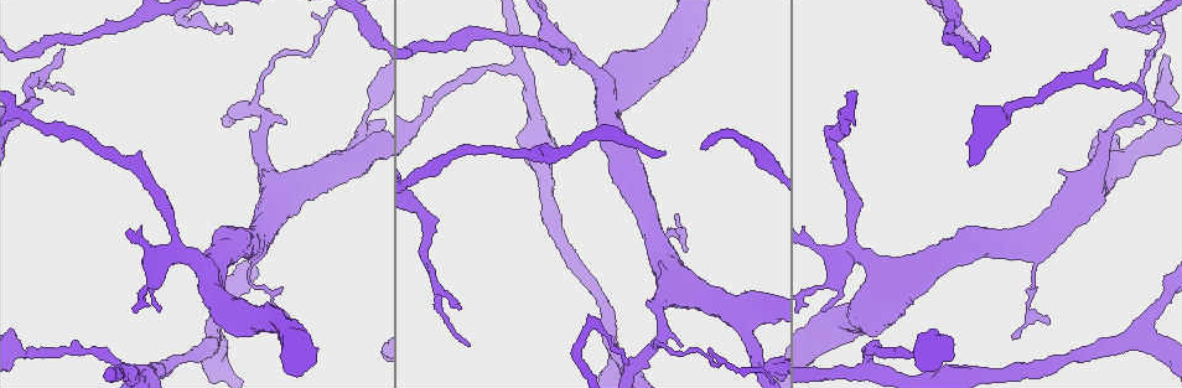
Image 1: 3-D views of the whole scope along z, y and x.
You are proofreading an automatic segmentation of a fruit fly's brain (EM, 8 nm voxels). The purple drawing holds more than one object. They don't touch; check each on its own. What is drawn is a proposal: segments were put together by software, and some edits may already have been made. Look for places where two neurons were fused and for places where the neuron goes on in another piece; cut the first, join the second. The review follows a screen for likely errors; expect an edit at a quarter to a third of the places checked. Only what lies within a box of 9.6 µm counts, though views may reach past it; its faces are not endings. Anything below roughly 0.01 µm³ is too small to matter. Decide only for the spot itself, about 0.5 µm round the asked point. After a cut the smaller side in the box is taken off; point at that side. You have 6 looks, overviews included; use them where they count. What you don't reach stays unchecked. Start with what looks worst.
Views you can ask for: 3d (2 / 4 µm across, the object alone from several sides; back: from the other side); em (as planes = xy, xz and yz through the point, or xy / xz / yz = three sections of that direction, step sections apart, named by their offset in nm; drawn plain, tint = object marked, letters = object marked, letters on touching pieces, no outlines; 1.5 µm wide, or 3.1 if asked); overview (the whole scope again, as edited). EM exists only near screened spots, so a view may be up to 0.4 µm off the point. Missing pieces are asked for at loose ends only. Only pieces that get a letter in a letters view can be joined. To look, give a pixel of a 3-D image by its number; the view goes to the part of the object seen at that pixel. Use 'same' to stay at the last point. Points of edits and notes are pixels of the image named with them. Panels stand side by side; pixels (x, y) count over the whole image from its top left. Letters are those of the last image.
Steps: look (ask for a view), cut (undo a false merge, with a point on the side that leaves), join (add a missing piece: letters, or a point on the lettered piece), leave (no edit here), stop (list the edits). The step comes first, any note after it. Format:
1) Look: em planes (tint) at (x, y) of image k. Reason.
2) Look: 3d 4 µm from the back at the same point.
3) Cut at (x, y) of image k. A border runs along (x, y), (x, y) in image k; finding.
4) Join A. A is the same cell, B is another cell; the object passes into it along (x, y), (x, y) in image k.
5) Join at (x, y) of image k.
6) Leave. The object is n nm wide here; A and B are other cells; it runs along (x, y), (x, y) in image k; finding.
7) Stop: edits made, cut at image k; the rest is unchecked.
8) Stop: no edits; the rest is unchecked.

Look: 3d 4 µm at (1160, 30) of image 1. Thin end.

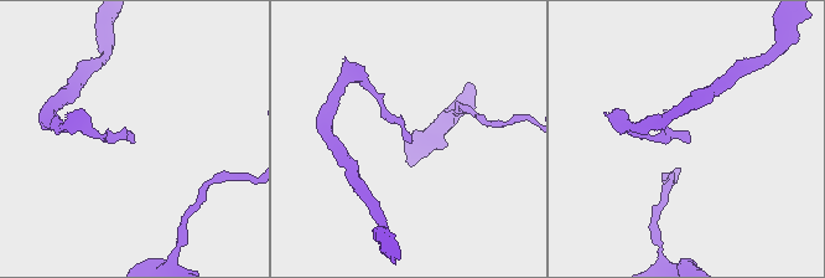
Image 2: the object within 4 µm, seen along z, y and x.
Look: em xz step 8 (plain) at (134, 140) of image 2.

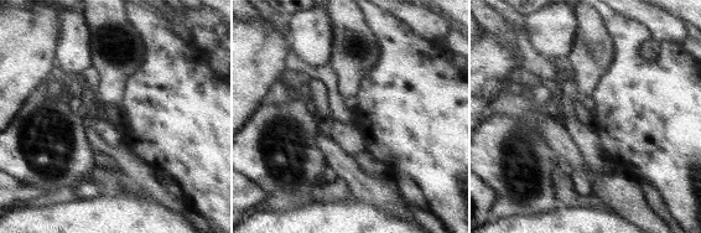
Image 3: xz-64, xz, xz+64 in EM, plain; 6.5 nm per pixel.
Look: em xz step 8 (letters) at the same point. What lies round it.

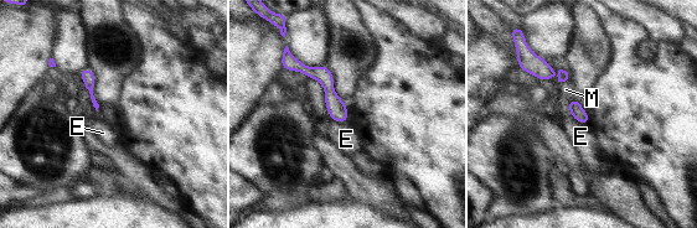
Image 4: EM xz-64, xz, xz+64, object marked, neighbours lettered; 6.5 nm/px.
Leave. E and M are other cells; a border runs along (569, 115), (579, 123), (588, 125) in image 4; none of them fits.

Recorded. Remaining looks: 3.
Look: em planes (tint) at (675, 216) of image 1. Tapers out.

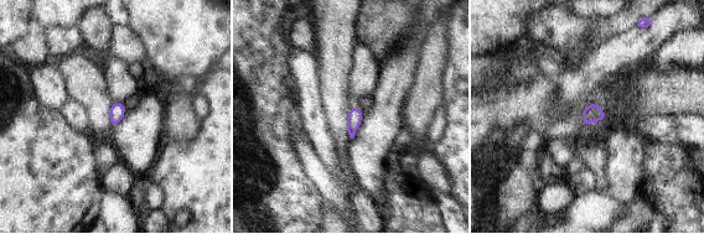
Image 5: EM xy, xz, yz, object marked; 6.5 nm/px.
Look: em planes (letters) at the same point.

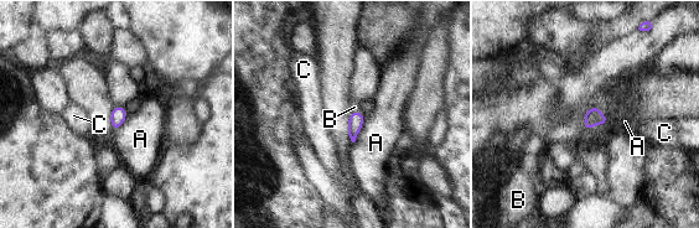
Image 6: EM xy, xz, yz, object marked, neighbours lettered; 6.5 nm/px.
Join B. The object is 100 nm wide here; B is the same cell, A and C are other cells; the object passes into it along (593, 117), (584, 125), (567, 133) in image 6; it goes on there.

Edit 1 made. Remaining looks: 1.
Stop: edits made, join at image 6; the rest is unchecked.

